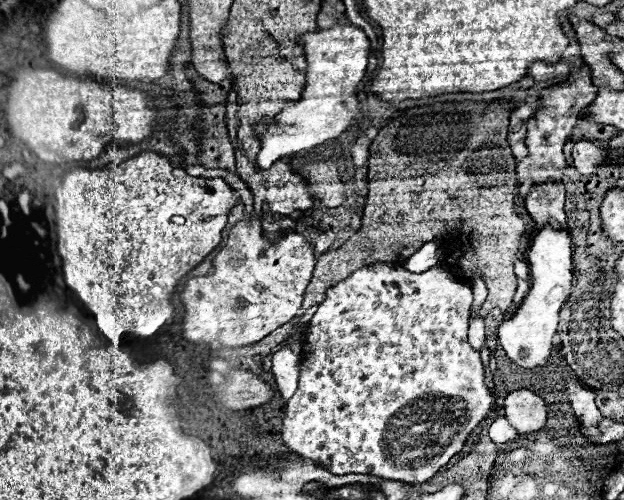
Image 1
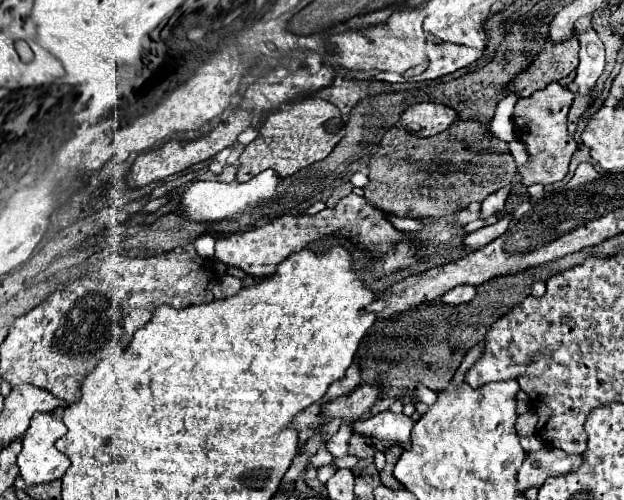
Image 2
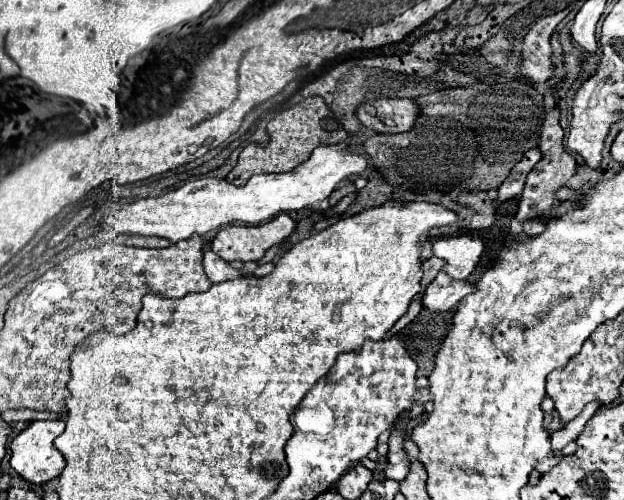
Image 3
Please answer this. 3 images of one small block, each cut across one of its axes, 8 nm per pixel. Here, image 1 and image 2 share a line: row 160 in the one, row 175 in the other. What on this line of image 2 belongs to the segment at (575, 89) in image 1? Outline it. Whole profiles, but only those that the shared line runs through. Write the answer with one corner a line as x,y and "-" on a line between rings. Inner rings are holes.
552,82
550,86
546,86
544,90
536,92
532,98
520,98
514,106
514,128
516,128
516,138
520,142
524,142
526,152
530,156
530,160
518,168
518,174
522,176
522,184
524,186
532,186
532,184
552,184
562,180
568,174
568,164
570,158
576,150
576,140
568,134
568,110
570,104
574,100
574,94
564,88
558,82

